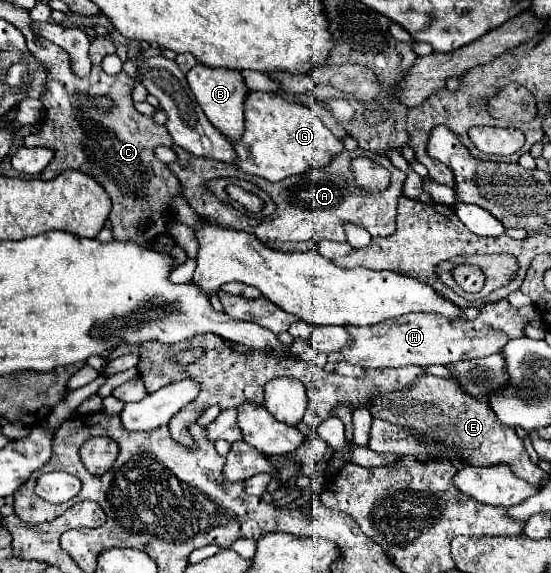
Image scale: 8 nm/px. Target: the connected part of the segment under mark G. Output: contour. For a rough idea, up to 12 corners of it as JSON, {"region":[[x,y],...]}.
{"region":[[250,91],[238,169],[282,181],[342,141],[306,107]]}

